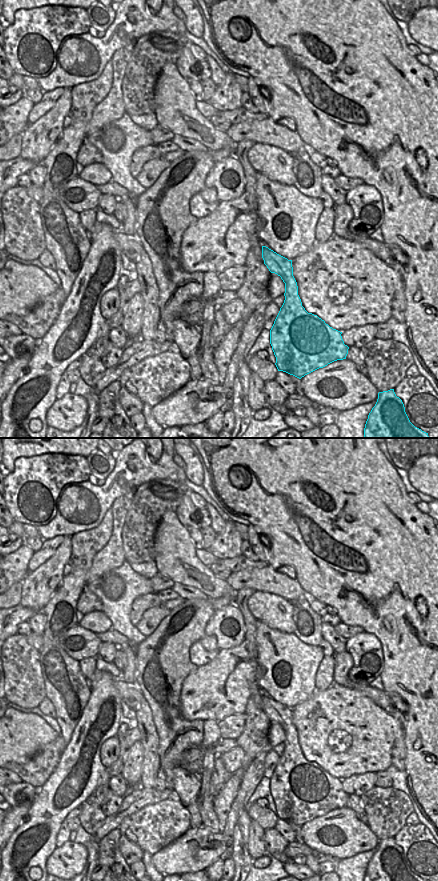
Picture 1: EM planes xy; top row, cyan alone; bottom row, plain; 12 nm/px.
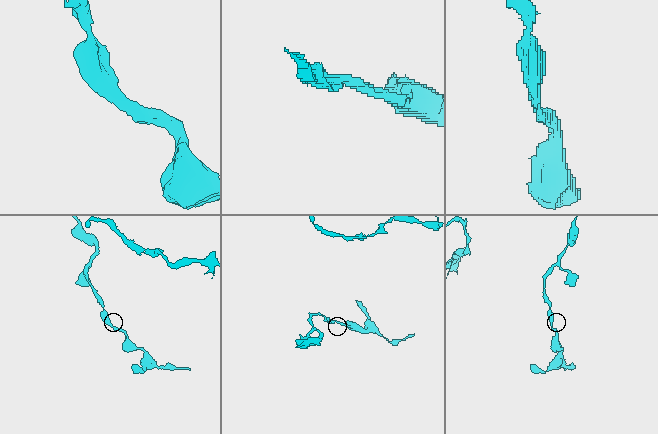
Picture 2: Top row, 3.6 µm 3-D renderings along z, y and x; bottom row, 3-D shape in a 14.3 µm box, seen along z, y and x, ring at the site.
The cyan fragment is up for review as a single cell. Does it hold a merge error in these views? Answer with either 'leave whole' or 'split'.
leave whole

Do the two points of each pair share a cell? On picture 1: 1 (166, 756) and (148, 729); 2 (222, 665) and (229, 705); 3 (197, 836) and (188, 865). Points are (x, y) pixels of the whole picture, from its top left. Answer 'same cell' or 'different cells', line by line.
1: different cells
2: same cell
3: same cell

